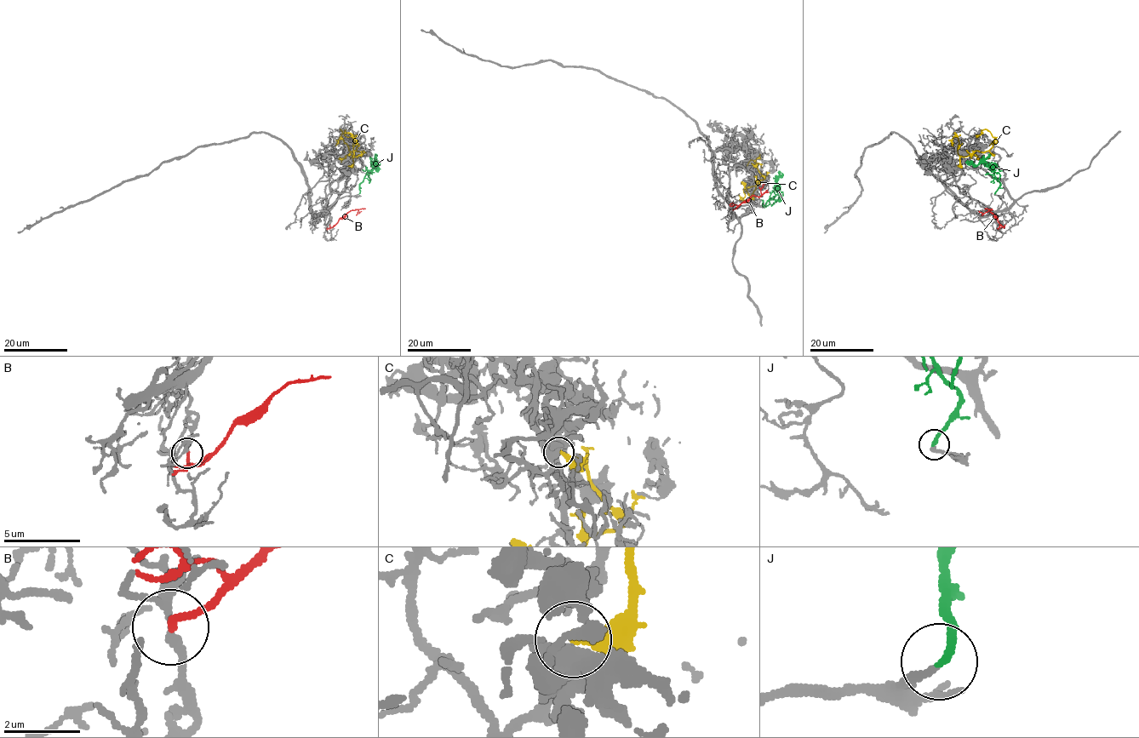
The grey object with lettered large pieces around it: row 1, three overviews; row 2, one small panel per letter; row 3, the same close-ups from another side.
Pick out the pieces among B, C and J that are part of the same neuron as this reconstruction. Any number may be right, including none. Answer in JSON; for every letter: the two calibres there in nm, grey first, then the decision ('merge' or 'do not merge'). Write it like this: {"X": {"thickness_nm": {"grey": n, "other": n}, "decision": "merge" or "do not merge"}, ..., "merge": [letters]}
{"B": {"thickness_nm": {"grey": 180, "other": 200}, "decision": "do not merge"}, "C": {"thickness_nm": {"grey": 400, "other": 340}, "decision": "do not merge"}, "J": {"thickness_nm": {"grey": 260, "other": 240}, "decision": "merge"}, "merge": ["J"]}

